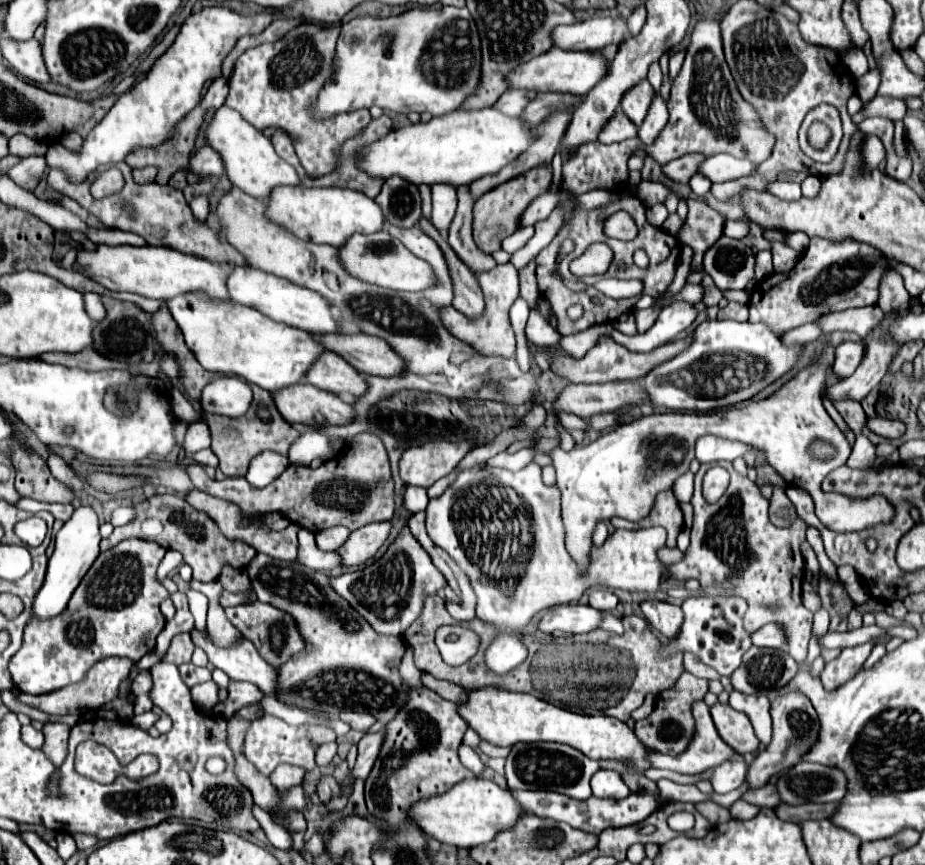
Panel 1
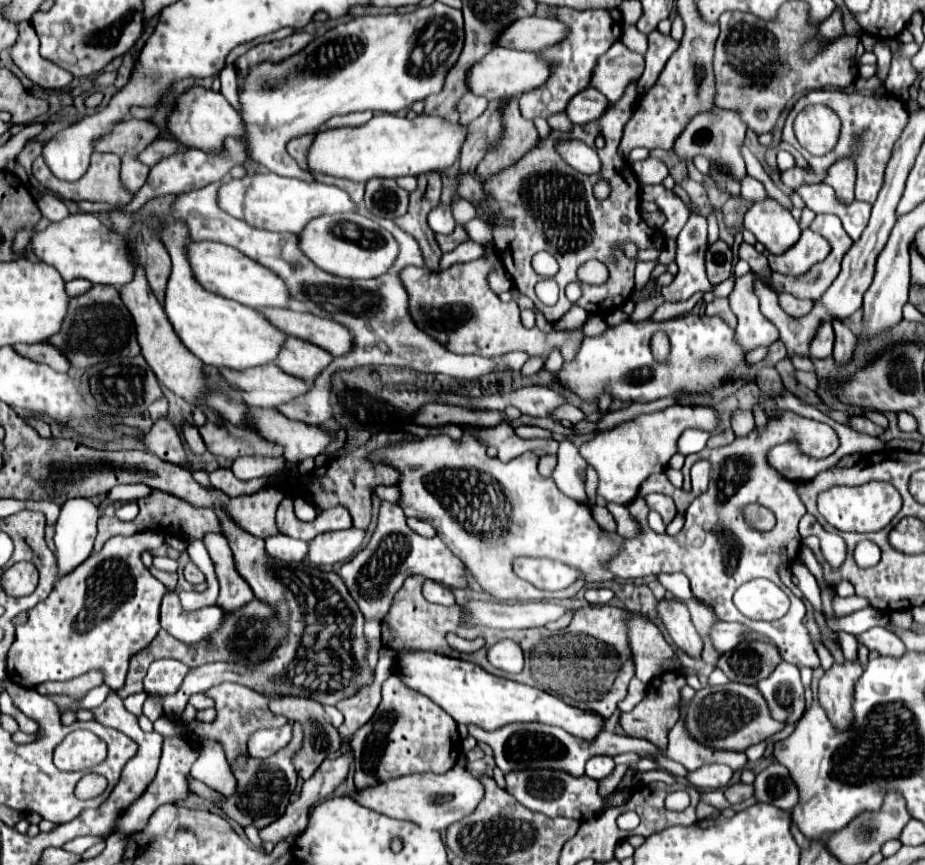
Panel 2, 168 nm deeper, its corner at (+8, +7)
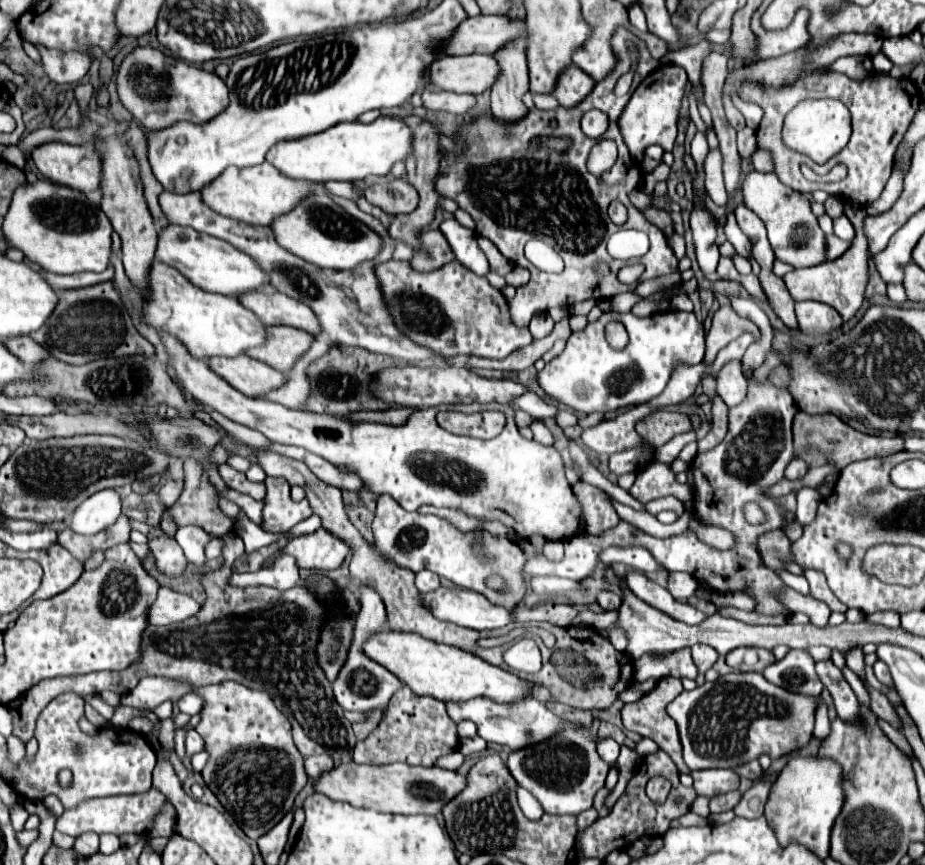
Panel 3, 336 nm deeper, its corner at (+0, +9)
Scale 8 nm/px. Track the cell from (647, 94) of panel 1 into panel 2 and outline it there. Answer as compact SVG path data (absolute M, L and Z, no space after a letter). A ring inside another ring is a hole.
M620 40L610 46L606 56L598 60L598 68L594 68L592 86L600 90L610 102L622 98L626 86L632 80L638 80L644 70L644 56L630 52Z

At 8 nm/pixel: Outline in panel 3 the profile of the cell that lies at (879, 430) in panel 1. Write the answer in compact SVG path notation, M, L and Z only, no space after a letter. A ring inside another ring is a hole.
M798 412L794 418L794 450L798 452L798 446L806 438L812 438L812 442L818 442L818 446L826 446L826 450L834 450L834 462L840 470L848 466L854 460L864 460L864 458L874 458L874 456L886 456L904 450L904 438L902 436L872 436L854 430L846 422L842 422L836 414L822 414L822 416L812 416L806 412Z

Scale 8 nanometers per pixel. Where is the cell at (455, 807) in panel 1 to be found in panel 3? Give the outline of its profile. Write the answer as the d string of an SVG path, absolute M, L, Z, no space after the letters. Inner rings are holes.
M356 762L340 764L316 780L316 792L328 798L348 802L356 808L370 808L390 814L430 814L436 816L466 788L466 776L438 766L422 768L394 762L390 766L358 766Z

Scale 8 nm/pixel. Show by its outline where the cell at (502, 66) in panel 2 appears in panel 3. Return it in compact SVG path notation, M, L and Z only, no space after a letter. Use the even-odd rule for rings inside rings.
M490 54L444 56L434 62L430 72L432 86L456 94L482 94L490 90L500 76L500 66Z

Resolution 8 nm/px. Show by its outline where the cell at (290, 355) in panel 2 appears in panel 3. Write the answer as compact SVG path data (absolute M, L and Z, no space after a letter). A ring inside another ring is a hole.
M274 326L270 330L270 342L258 350L248 350L246 354L270 364L272 368L286 372L290 370L302 354L306 354L314 342L314 336L290 326Z

